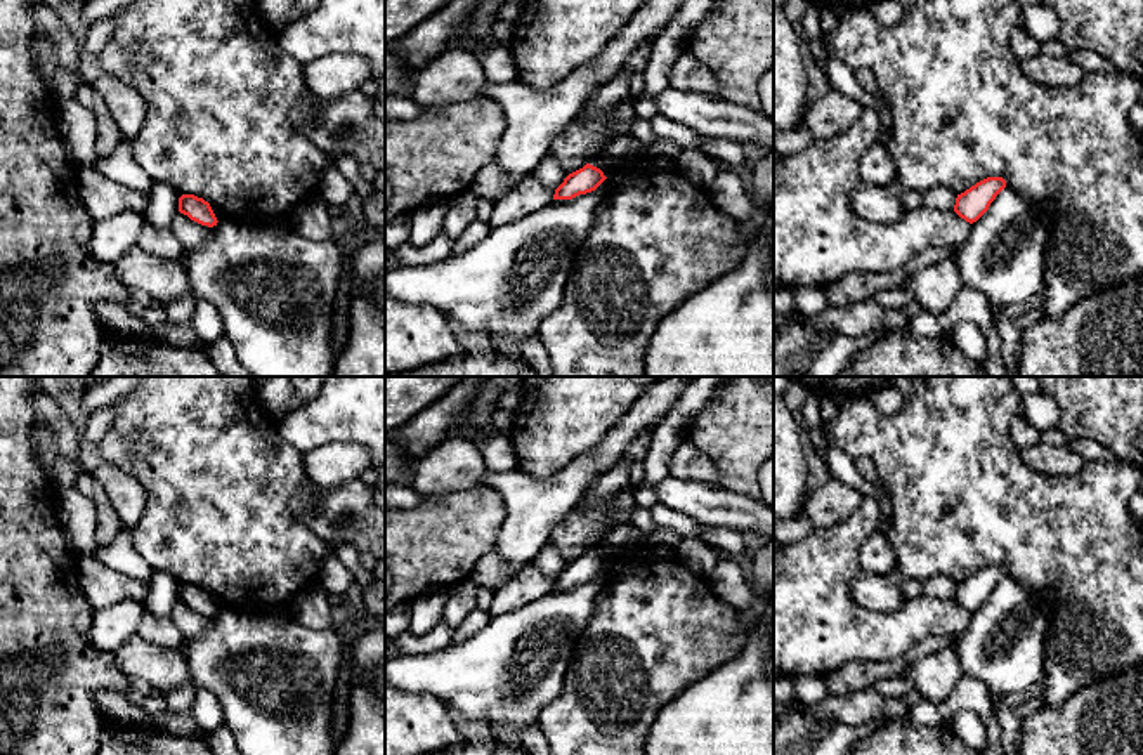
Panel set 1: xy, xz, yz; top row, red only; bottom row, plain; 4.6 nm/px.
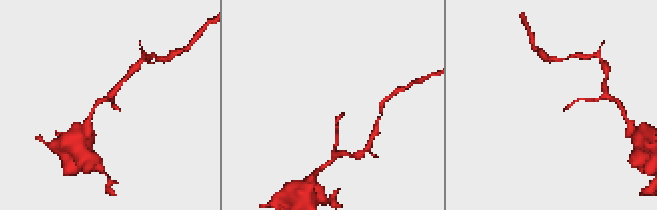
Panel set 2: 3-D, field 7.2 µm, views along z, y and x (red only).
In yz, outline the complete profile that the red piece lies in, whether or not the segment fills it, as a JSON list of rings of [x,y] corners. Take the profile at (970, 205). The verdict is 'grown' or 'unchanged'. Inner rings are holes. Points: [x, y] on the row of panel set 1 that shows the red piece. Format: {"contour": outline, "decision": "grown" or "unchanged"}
{"contour": [[[987,177],[957,194],[954,212],[973,224],[989,210],[990,203],[1004,187],[1006,181],[1003,177]]], "decision": "unchanged"}

